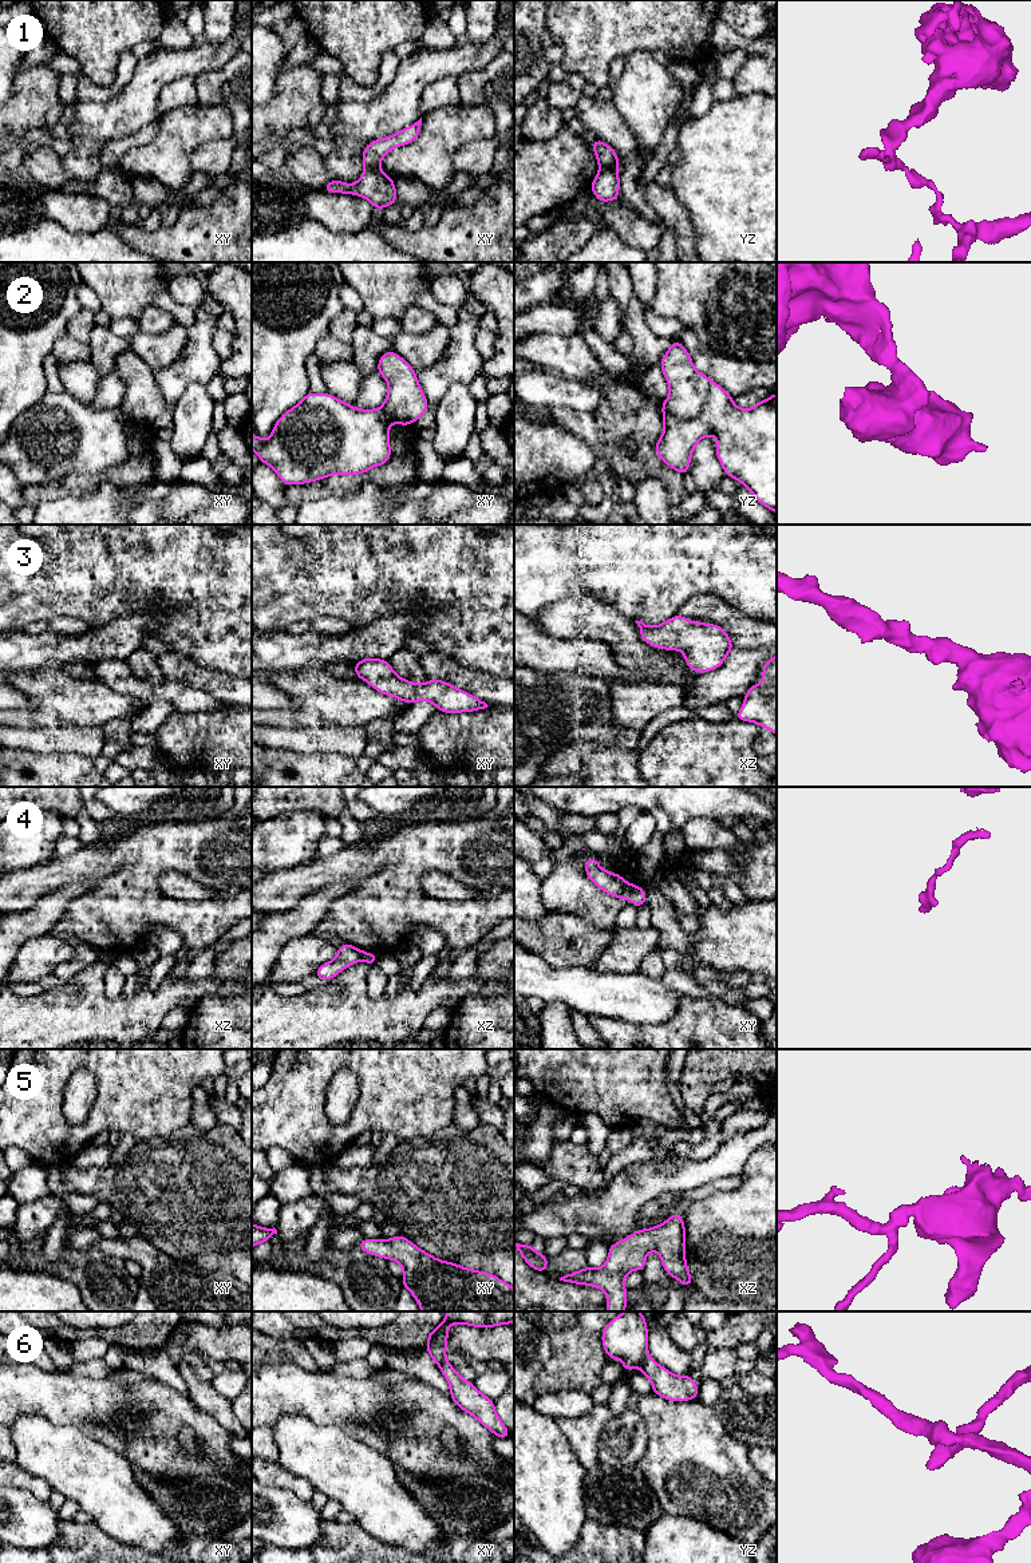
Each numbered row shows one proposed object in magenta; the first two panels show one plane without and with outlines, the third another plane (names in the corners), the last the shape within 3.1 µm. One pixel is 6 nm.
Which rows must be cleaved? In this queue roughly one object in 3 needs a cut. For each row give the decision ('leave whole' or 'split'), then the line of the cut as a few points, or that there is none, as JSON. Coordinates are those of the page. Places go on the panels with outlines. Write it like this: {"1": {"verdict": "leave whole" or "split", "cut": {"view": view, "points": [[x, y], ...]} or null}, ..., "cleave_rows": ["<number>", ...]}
{"1": {"verdict": "split", "cut": {"view": "yz", "points": [[600, 166], [617, 169]]}}, "2": {"verdict": "split", "cut": {"view": "yz", "points": [[712, 383], [706, 404], [694, 418], [680, 419], [663, 414]]}}, "3": {"verdict": "leave whole", "cut": null}, "4": {"verdict": "split", "cut": {"view": "xy", "points": [[627, 883], [617, 897]]}}, "5": {"verdict": "leave whole", "cut": null}, "6": {"verdict": "split", "cut": {"view": "yz", "points": [[648, 1357], [640, 1368]]}}, "cleave_rows": ["1", "2", "4", "6"]}

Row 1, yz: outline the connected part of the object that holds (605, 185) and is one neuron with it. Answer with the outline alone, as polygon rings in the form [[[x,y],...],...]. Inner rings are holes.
[[[600,167],[597,175],[590,183],[590,189],[597,201],[609,202],[620,199],[619,195],[619,169]]]

